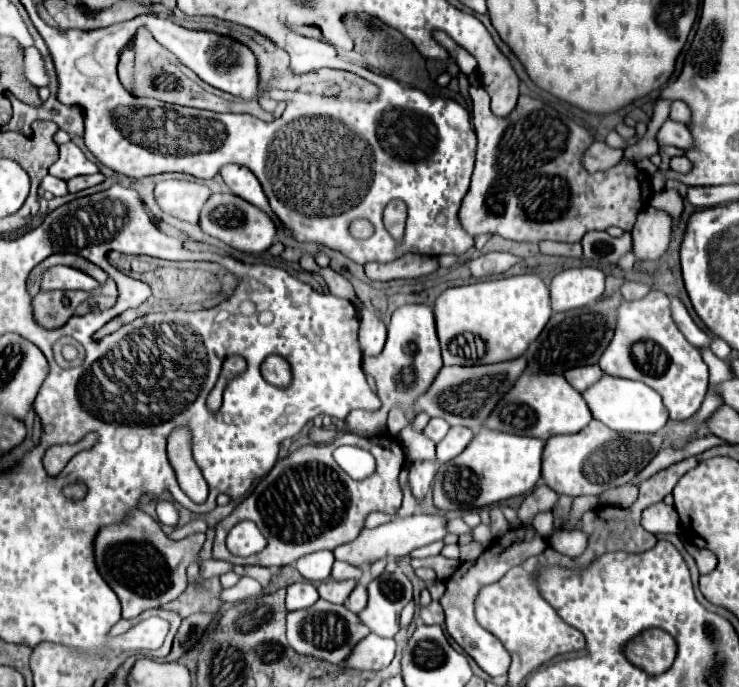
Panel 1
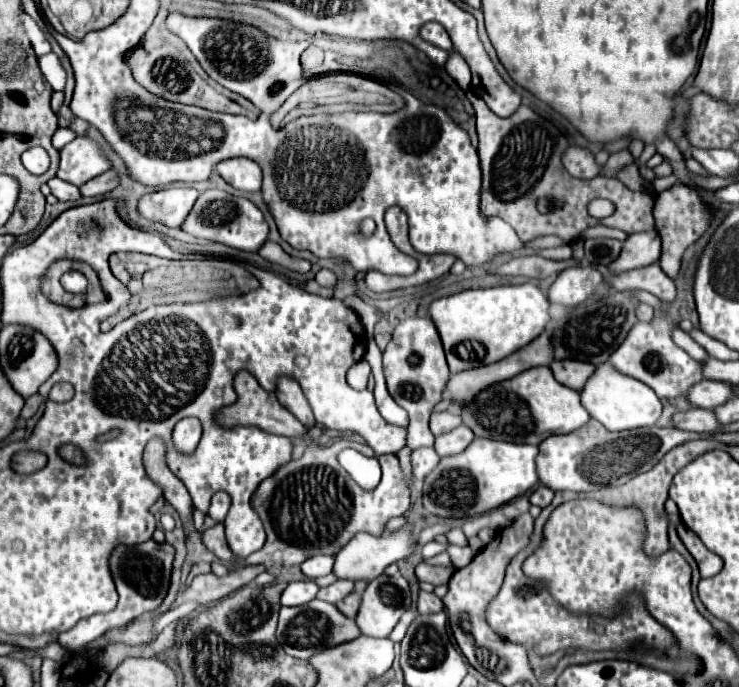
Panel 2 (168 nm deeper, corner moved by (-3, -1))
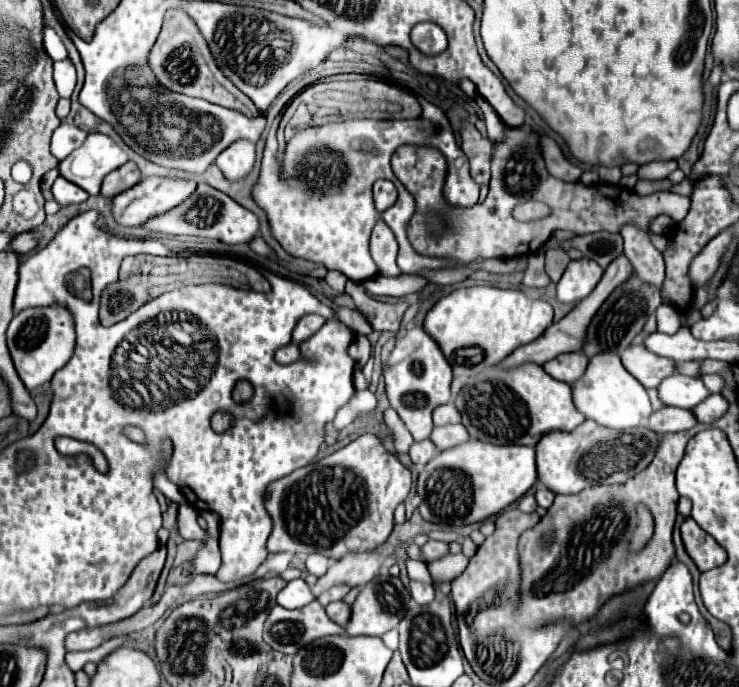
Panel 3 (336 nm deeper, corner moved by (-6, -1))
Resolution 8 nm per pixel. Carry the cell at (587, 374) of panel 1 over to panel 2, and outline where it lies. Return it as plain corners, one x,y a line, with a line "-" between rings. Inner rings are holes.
565,359
565,361
555,361
551,365
553,375
559,383
563,383
569,389
581,391
587,383
587,379
595,373
595,365
591,363
579,363
573,359

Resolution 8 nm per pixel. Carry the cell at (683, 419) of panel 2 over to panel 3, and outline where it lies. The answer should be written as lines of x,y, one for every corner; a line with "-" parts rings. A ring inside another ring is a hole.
662,407
660,411
654,411
646,423
646,427
658,435
686,431
692,429
694,425
696,425
696,417
692,415
692,411
678,407

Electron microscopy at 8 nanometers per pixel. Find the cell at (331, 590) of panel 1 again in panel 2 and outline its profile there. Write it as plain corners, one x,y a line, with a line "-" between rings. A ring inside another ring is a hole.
339,579
339,581
335,581
333,585
323,587
323,589
319,591
317,599
329,601
329,603
339,603
339,601
345,599
351,591
353,591
353,581
349,581
349,579

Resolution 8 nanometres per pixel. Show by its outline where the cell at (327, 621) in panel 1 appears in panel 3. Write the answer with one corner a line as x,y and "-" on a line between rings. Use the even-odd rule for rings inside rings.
318,601
308,603
300,609
284,609
276,605
264,623
264,641
280,653
294,655
298,647
322,637
340,635
344,629
332,623

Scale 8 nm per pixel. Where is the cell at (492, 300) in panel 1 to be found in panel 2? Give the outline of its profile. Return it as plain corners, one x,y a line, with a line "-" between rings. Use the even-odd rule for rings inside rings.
533,283
461,291
433,301
429,311
441,335
451,371
501,361
539,337
549,323
547,295
-
461,349
465,349
465,353
461,353

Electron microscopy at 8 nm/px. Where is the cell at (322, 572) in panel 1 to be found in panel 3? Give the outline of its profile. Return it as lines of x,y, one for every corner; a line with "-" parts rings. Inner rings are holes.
310,555
306,559
306,571
320,577
328,571
328,565
330,565
330,559
326,559
324,555

